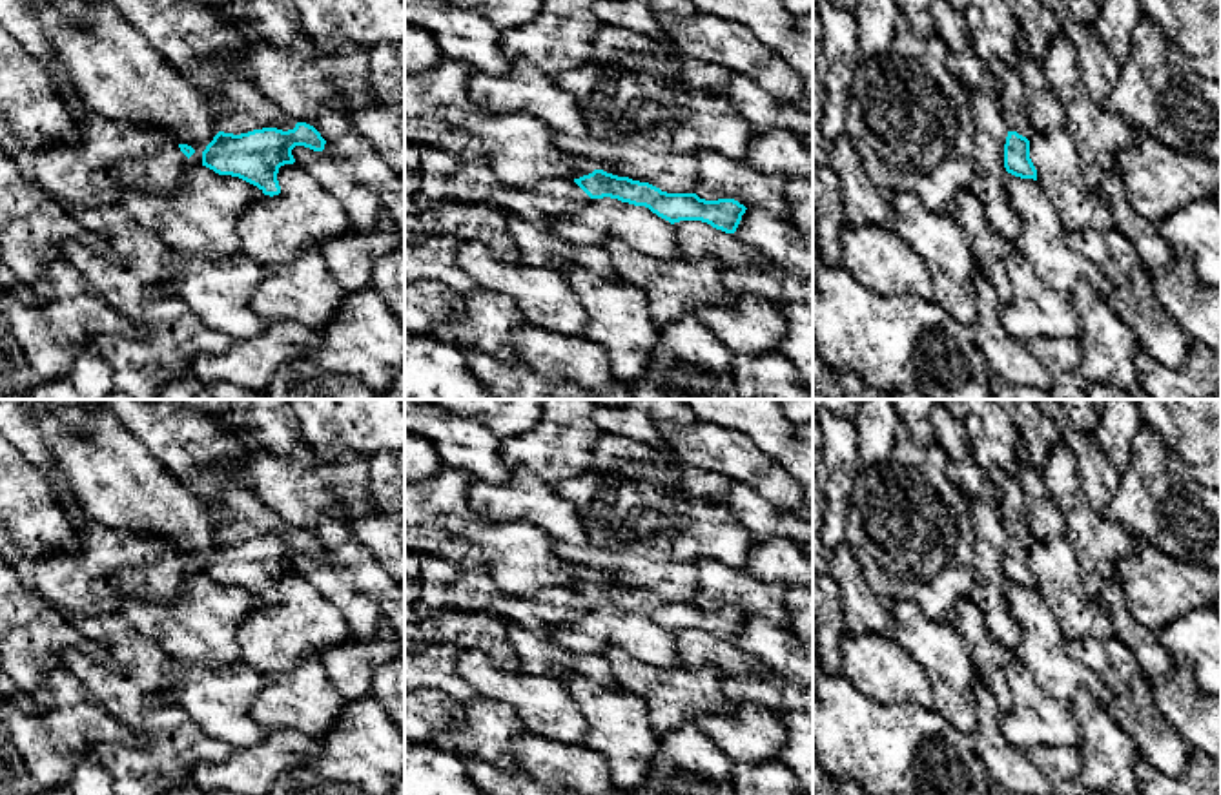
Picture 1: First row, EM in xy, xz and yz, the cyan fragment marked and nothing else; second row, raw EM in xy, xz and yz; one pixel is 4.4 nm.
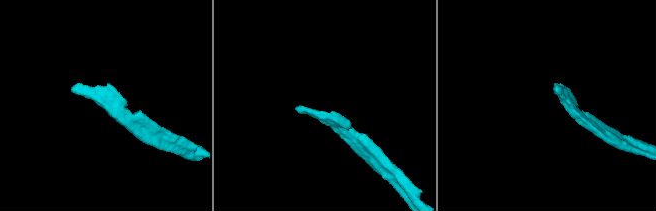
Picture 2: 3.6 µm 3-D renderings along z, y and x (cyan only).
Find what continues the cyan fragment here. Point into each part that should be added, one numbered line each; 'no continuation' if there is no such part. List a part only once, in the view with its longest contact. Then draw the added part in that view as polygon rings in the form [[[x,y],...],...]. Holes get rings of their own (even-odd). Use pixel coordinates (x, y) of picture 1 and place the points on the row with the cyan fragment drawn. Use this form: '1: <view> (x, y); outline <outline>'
1: xy (239, 106); outline [[[233,67],[221,69],[215,93],[202,93],[224,133],[248,133],[262,128],[293,129],[295,120],[273,104],[259,86]]]

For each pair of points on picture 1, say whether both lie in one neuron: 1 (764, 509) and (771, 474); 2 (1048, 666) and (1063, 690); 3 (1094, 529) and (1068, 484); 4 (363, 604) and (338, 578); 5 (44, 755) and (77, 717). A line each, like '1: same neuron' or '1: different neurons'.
1: different neurons
2: same neuron
3: same neuron
4: same neuron
5: same neuron

